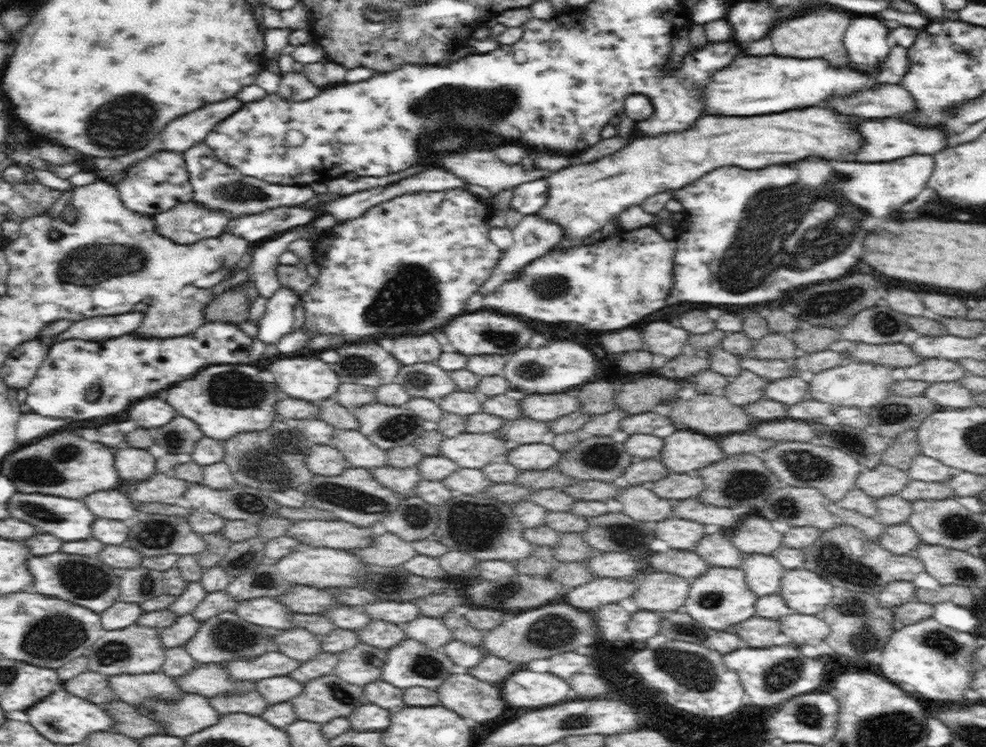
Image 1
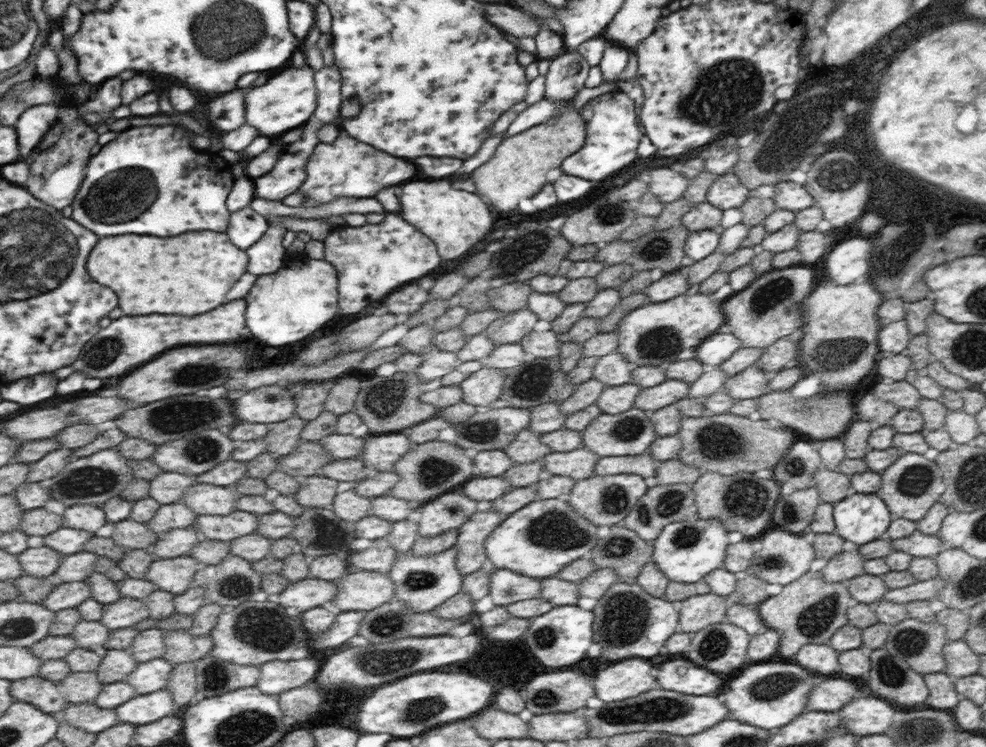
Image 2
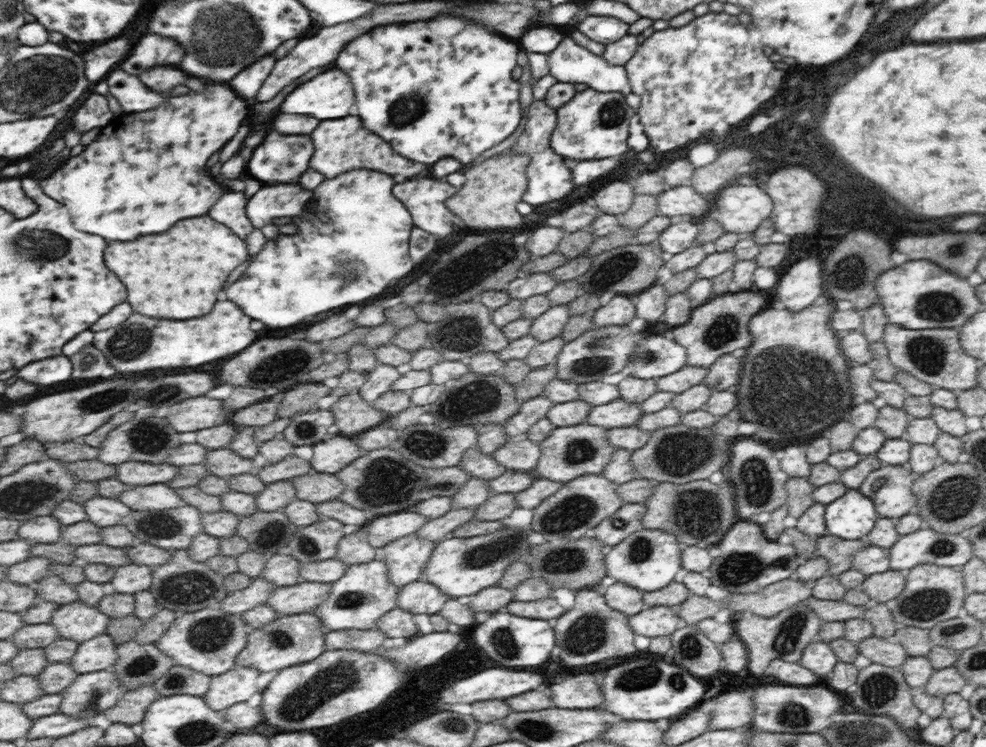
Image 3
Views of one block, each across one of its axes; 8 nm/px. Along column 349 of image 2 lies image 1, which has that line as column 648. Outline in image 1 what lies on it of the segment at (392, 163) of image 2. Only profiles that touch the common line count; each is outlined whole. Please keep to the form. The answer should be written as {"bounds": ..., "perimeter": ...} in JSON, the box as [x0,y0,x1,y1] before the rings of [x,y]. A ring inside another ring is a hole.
{"bounds":[536,106,862,252],"perimeter":[[[818,106],[748,118],[700,116],[688,130],[644,136],[612,156],[553,172],[547,179],[546,204],[536,214],[562,227],[564,240],[549,252],[582,246],[584,238],[601,231],[608,222],[615,222],[626,208],[642,204],[652,194],[684,188],[718,166],[756,170],[770,164],[798,162],[808,156],[852,162],[862,140],[852,130],[850,120],[840,122],[838,118],[832,110]]]}

